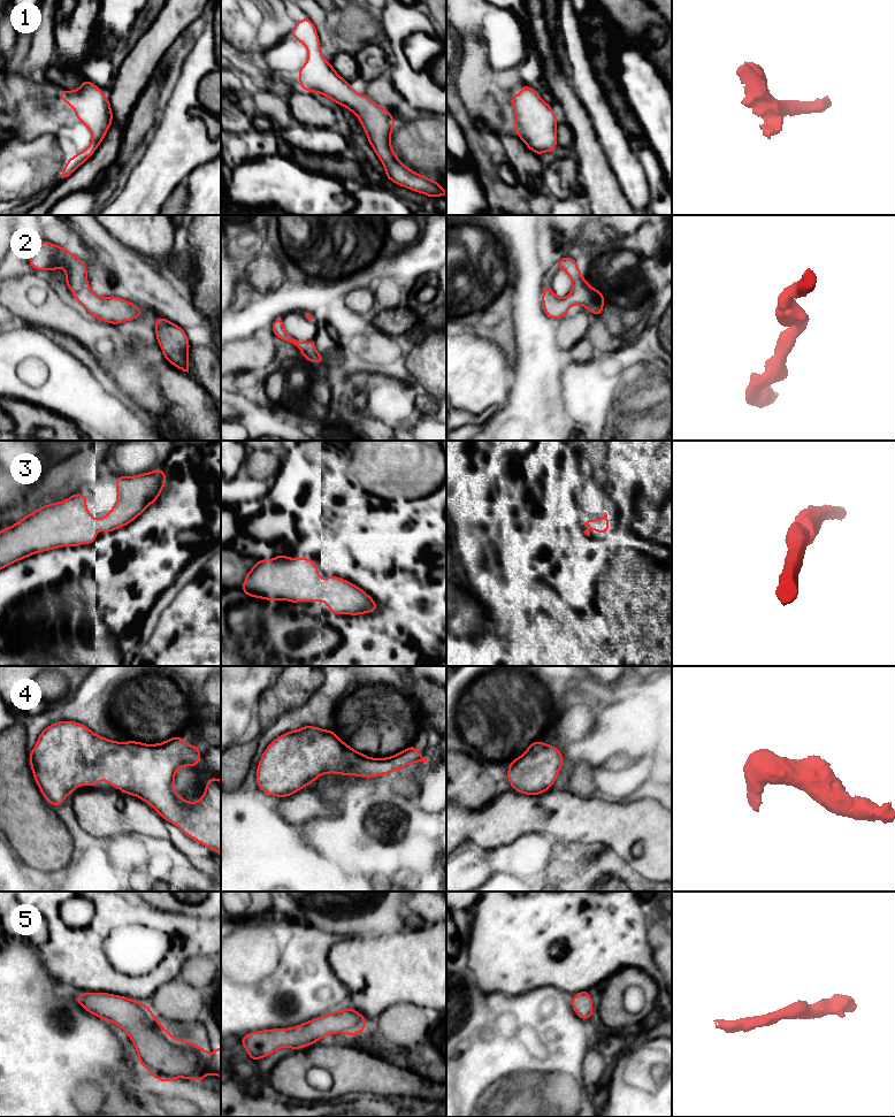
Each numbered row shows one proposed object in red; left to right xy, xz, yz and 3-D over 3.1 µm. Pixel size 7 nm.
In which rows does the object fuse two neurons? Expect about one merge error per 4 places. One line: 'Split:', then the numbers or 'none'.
Split: none

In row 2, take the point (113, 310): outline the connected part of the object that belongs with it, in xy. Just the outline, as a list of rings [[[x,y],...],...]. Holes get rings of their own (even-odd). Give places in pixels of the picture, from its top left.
[[[40,240],[32,250],[29,263],[36,270],[54,271],[61,267],[66,271],[66,283],[77,301],[93,316],[112,324],[120,324],[124,321],[135,320],[143,316],[143,311],[132,303],[116,296],[99,297],[90,288],[87,283],[87,269],[85,263],[74,253],[64,247],[54,245],[47,240]]]

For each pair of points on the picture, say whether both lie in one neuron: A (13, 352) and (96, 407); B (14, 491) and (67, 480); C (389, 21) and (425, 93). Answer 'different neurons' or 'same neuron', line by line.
A: same neuron
B: different neurons
C: same neuron

